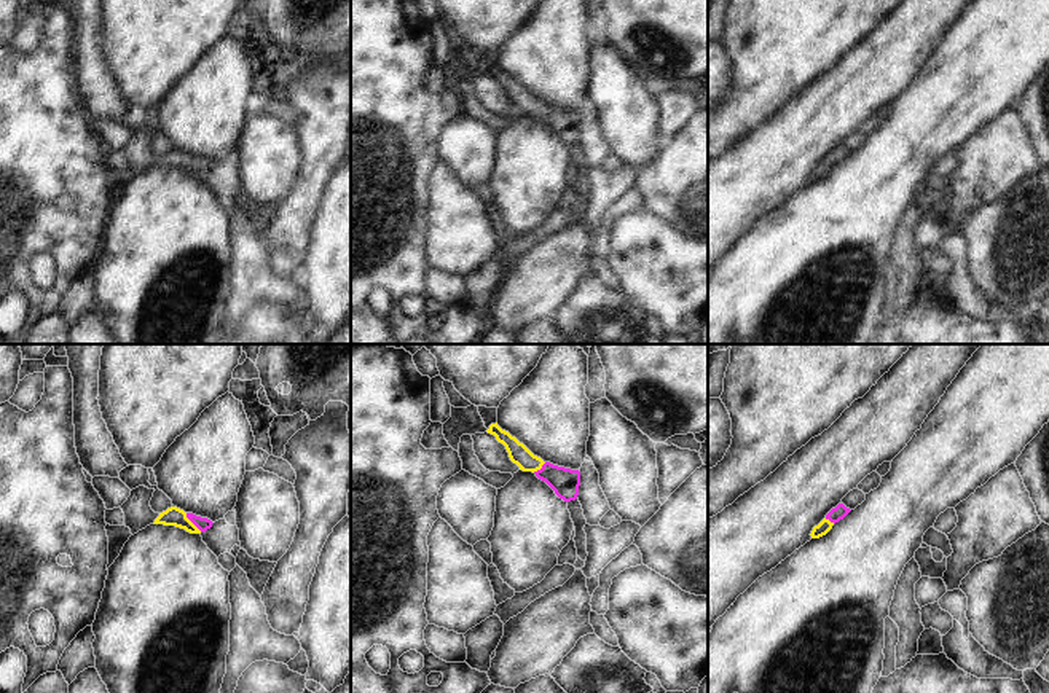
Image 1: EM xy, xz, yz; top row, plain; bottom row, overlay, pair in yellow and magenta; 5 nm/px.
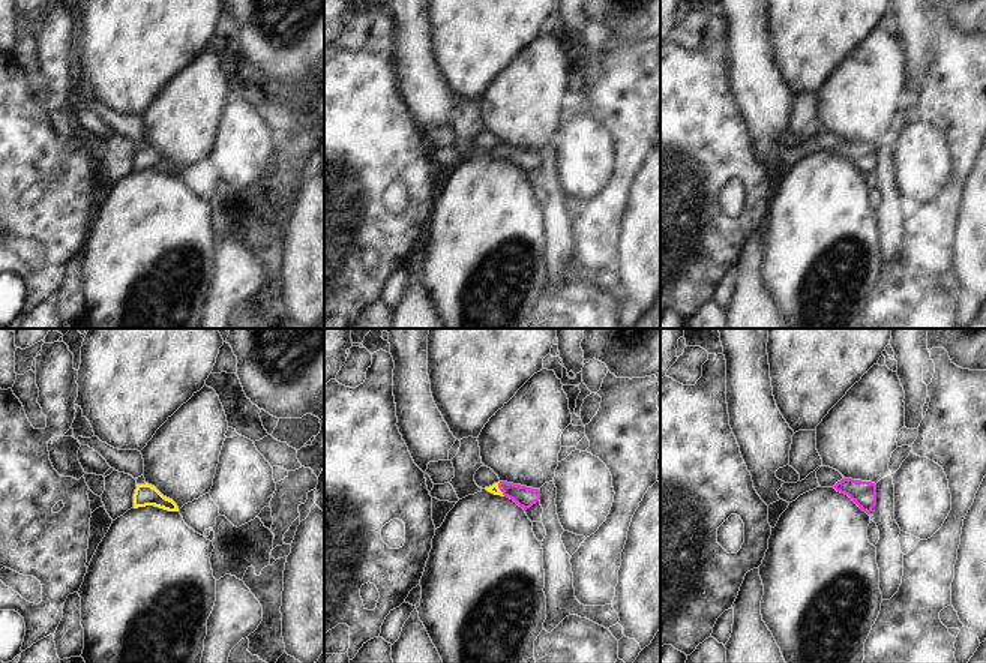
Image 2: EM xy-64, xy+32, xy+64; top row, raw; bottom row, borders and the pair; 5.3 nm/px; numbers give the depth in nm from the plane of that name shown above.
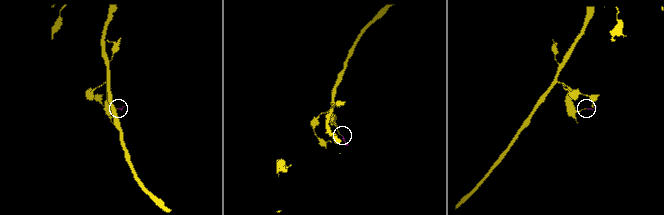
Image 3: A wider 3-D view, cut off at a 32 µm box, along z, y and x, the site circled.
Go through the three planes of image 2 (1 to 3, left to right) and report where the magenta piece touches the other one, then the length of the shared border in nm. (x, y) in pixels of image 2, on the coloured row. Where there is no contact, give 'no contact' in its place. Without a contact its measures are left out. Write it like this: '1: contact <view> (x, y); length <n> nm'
1: no contact
2: contact xy+32 (499, 489); length 90 nm
3: no contact

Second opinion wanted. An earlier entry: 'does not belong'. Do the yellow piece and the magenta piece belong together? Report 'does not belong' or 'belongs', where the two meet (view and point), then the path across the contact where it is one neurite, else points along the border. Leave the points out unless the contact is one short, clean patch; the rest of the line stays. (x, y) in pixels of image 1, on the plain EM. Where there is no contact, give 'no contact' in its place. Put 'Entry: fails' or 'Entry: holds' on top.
Entry: fails
belongs; contact xy (192, 166); way xy (172, 160), (192, 166), (203, 168)

